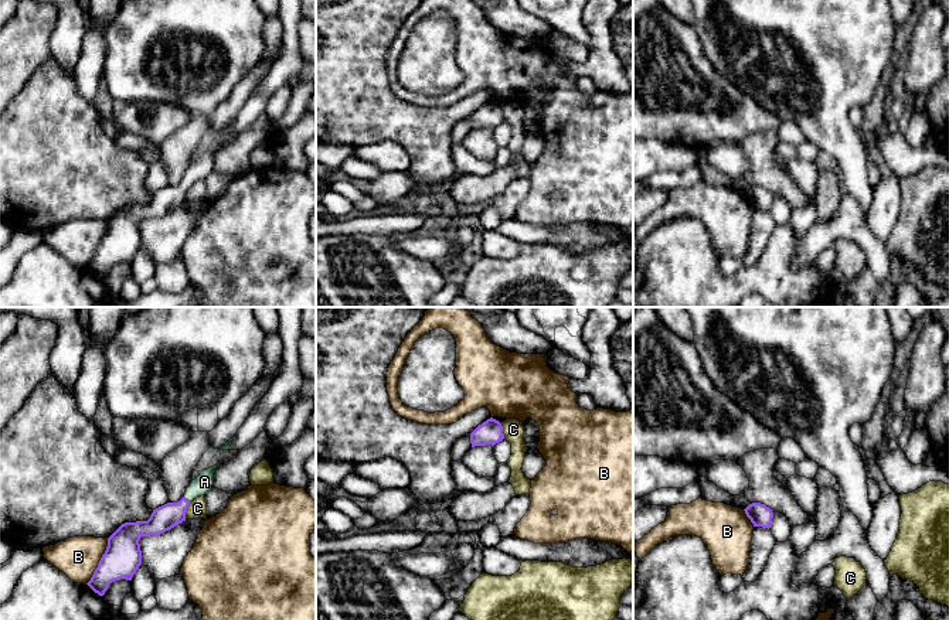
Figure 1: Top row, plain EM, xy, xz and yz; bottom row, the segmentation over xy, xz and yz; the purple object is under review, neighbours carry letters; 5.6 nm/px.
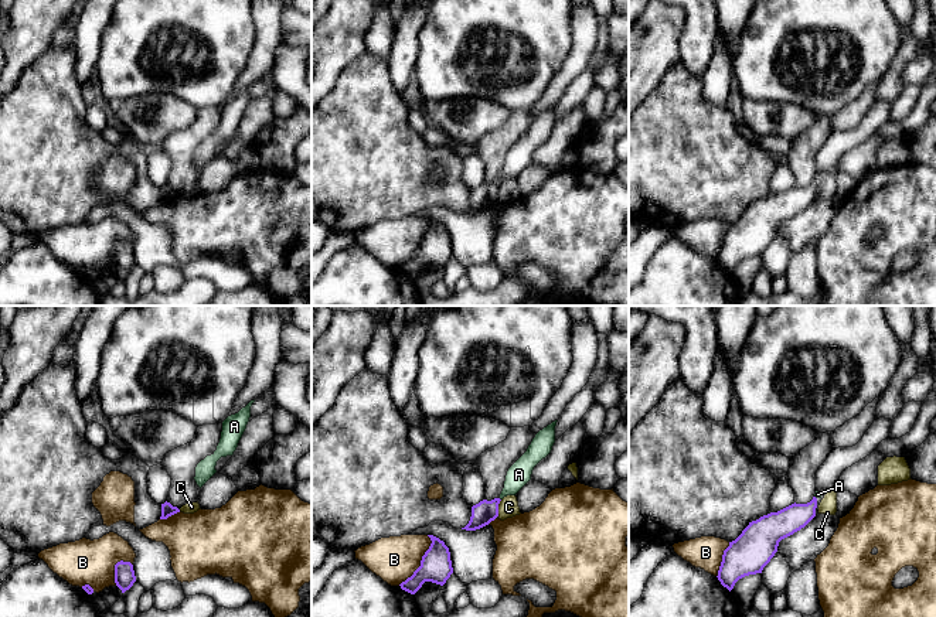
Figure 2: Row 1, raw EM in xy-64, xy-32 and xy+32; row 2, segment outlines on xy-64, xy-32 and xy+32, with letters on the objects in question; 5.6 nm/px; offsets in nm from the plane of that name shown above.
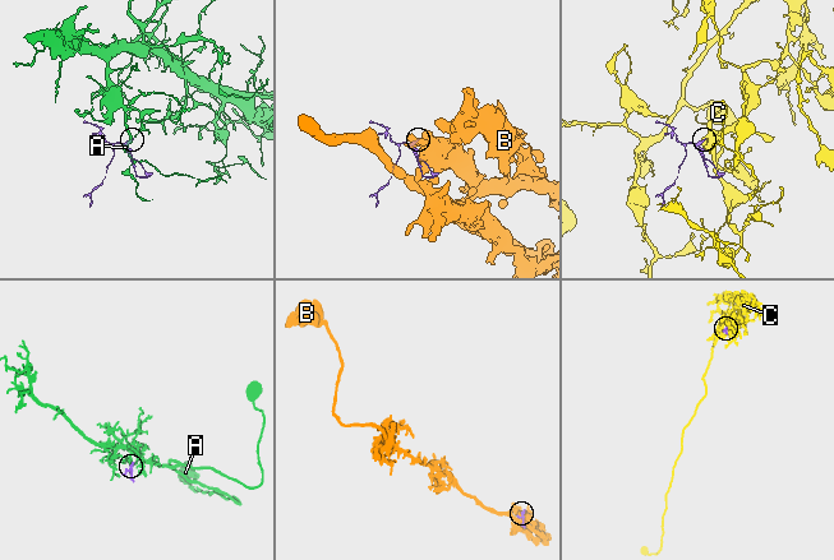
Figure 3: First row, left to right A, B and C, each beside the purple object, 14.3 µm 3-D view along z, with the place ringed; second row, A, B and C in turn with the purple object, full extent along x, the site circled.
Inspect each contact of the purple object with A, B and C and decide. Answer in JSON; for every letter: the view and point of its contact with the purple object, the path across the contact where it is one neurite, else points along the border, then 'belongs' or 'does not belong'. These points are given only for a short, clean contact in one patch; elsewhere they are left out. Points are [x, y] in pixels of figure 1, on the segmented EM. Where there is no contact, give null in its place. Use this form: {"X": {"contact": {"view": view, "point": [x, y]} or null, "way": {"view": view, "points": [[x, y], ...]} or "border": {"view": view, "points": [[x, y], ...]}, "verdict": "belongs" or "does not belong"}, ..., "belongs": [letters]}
{"A": {"contact": {"view": "xy", "point": [187, 500]}, "way": {"view": "xy", "points": [[166, 517], [173, 514], [187, 500], [204, 481]]}, "verdict": "belongs"}, "B": {"contact": {"view": "xy", "point": [99, 561]}, "verdict": "does not belong"}, "C": {"contact": {"view": "xy", "point": [186, 511]}, "verdict": "does not belong"}, "belongs": ["A"]}

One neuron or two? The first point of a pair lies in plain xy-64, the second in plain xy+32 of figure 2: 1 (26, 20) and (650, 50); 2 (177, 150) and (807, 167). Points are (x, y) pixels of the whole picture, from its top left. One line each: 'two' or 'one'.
1: one
2: one

